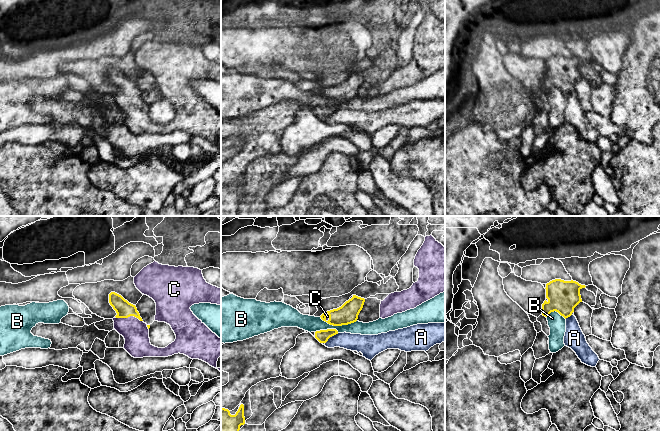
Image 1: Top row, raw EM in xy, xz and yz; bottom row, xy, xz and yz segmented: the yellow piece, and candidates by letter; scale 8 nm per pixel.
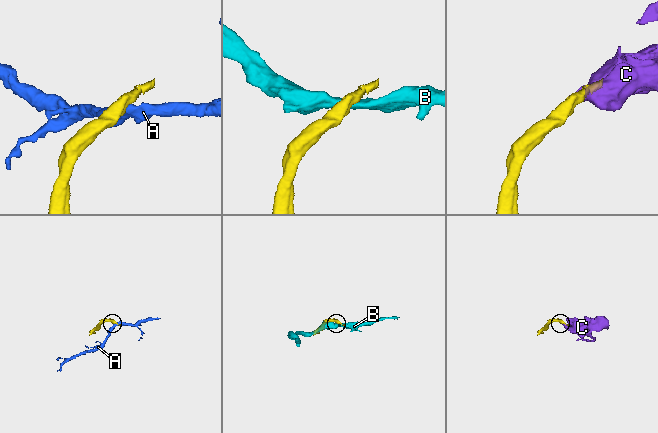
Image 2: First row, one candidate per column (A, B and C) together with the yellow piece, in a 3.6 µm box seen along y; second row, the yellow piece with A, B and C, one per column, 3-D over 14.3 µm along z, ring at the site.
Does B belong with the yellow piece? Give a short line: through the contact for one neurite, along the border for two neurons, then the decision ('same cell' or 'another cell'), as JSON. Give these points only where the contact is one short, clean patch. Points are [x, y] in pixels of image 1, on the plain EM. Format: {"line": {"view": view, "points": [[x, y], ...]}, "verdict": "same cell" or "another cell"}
{"line": {"view": "xz", "points": [[320, 92], [323, 96], [333, 101], [347, 101], [356, 97]]}, "verdict": "another cell"}

